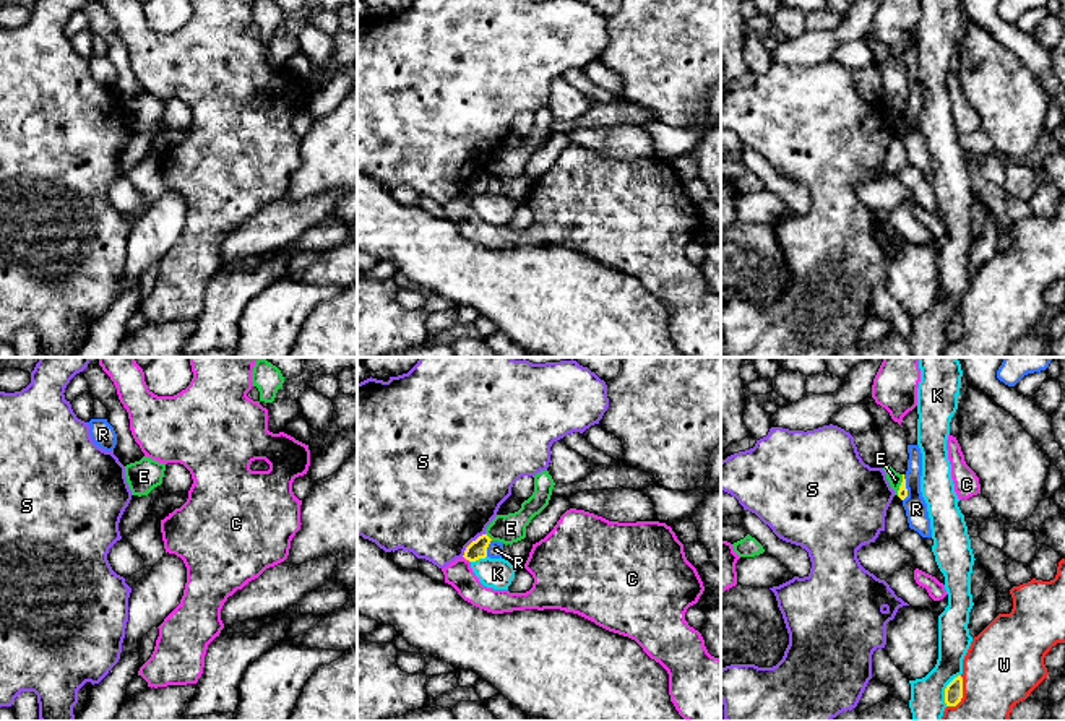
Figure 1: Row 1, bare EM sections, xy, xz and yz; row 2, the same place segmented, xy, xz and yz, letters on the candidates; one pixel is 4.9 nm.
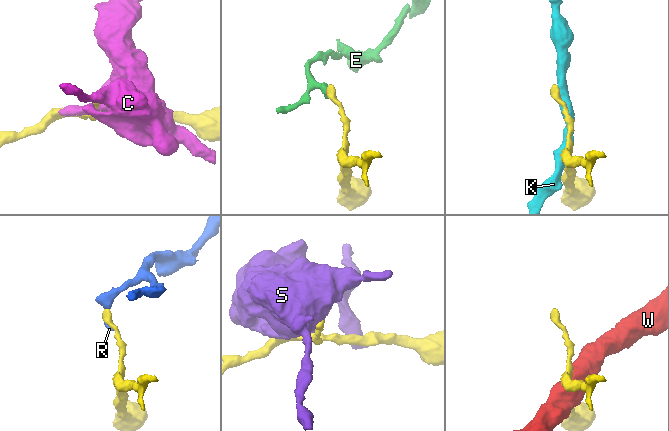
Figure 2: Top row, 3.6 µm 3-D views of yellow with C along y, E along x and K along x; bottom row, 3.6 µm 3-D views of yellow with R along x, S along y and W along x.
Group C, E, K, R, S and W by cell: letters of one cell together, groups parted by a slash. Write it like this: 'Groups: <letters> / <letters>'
Groups: C / E / K / R / S / W

